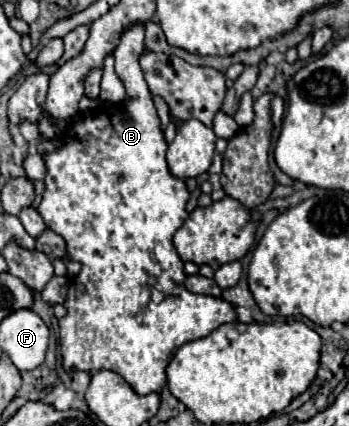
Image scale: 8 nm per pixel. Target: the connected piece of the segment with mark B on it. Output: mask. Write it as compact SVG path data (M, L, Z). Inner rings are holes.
M133 24L131 28L127 28L121 36L121 42L117 46L117 62L115 62L115 72L119 76L119 80L123 82L125 86L125 100L123 104L119 106L109 106L109 108L101 108L97 112L85 112L83 116L75 118L71 122L71 126L61 132L61 148L53 150L53 152L47 152L43 154L43 162L45 162L45 192L43 192L43 200L39 204L39 214L41 218L45 220L45 224L57 232L59 236L65 238L65 244L67 244L67 250L65 250L65 260L73 260L73 262L79 262L81 264L81 272L73 278L71 286L69 286L69 292L67 292L67 300L65 300L65 310L67 314L59 320L59 346L61 346L61 356L63 356L63 370L67 372L73 372L73 370L83 370L83 372L97 372L97 370L111 370L111 372L117 372L123 380L127 380L127 384L137 392L137 394L151 394L151 392L159 392L163 386L165 386L165 368L167 364L171 362L175 350L185 344L185 342L191 342L191 340L197 340L197 338L203 338L207 336L209 332L213 332L215 328L219 328L221 324L227 324L227 322L235 322L235 310L229 302L225 302L223 298L213 298L213 296L201 296L201 294L193 294L185 288L185 272L183 272L183 262L179 258L179 254L175 252L173 248L173 234L175 230L183 224L183 220L189 216L187 210L185 210L185 204L189 200L189 190L187 190L187 184L185 180L177 178L171 174L169 166L167 166L167 160L165 160L165 150L167 150L167 142L165 142L165 136L163 136L163 128L161 128L161 120L157 116L157 110L153 106L153 96L151 96L151 90L143 78L143 72L141 72L141 66L139 66L139 56L145 52L145 28L143 24ZM149 250L155 250L155 256L159 262L153 262L149 258ZM149 286L155 286L157 290L163 290L167 296L161 304L153 304L149 300Z

